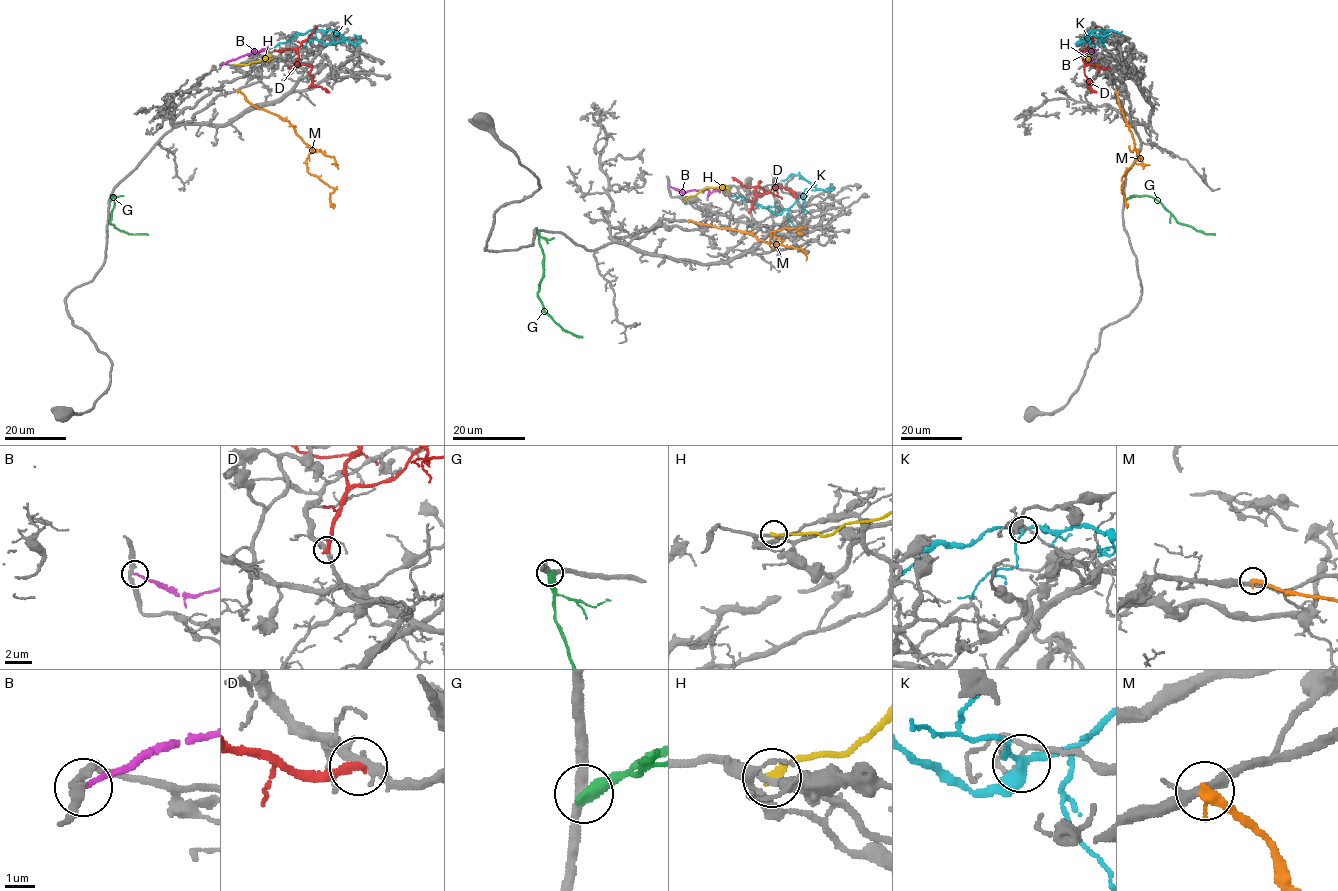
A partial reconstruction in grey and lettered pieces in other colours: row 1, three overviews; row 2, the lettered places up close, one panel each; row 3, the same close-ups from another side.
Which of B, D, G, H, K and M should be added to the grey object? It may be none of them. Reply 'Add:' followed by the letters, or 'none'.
Add: none

